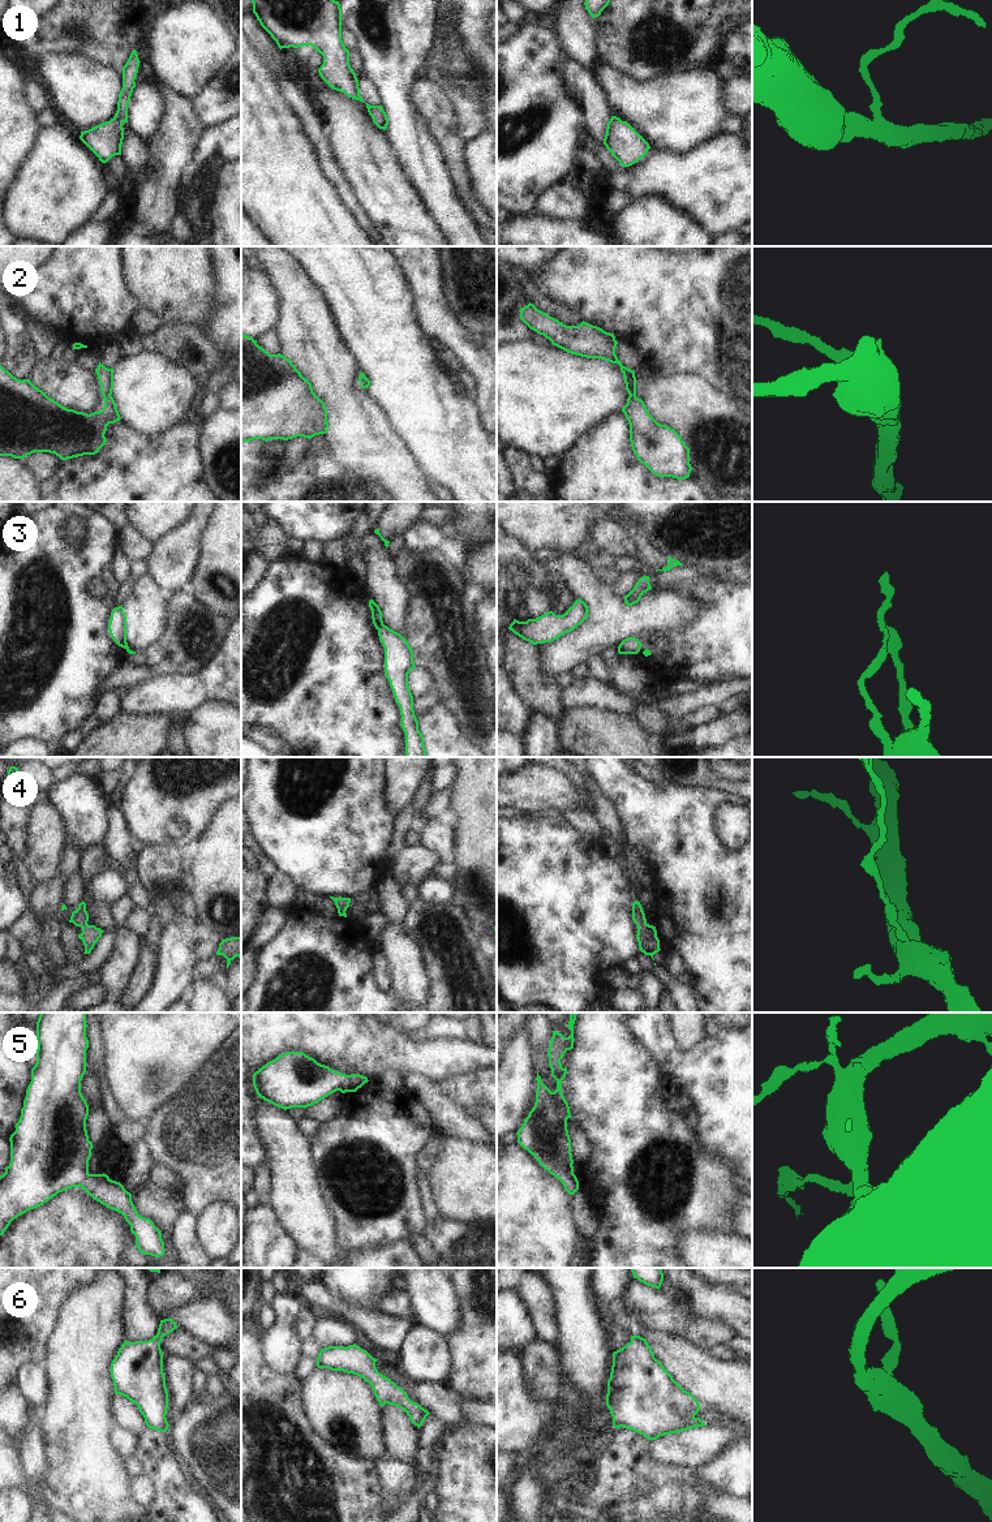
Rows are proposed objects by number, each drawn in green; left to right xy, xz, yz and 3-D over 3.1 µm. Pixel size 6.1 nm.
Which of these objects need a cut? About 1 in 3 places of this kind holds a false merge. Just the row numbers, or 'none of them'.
3

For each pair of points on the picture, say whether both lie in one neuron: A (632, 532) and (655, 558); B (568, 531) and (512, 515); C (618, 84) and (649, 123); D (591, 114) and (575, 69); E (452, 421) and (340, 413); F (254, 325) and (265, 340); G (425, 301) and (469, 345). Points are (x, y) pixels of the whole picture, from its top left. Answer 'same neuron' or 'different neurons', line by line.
A: same neuron
B: same neuron
C: same neuron
D: same neuron
E: different neurons
F: different neurons
G: same neuron

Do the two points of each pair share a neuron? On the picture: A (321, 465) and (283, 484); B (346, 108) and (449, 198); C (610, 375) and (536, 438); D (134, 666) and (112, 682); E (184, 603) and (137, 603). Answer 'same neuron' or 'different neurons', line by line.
A: same neuron
B: different neurons
C: same neuron
D: same neuron
E: different neurons

